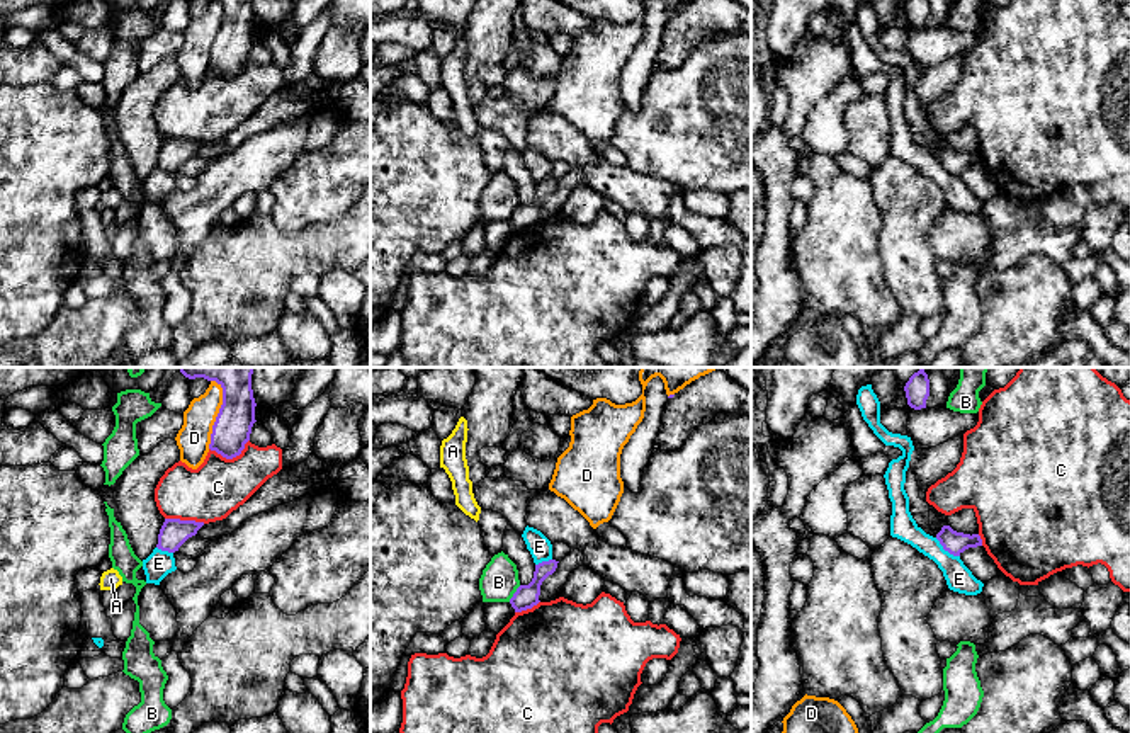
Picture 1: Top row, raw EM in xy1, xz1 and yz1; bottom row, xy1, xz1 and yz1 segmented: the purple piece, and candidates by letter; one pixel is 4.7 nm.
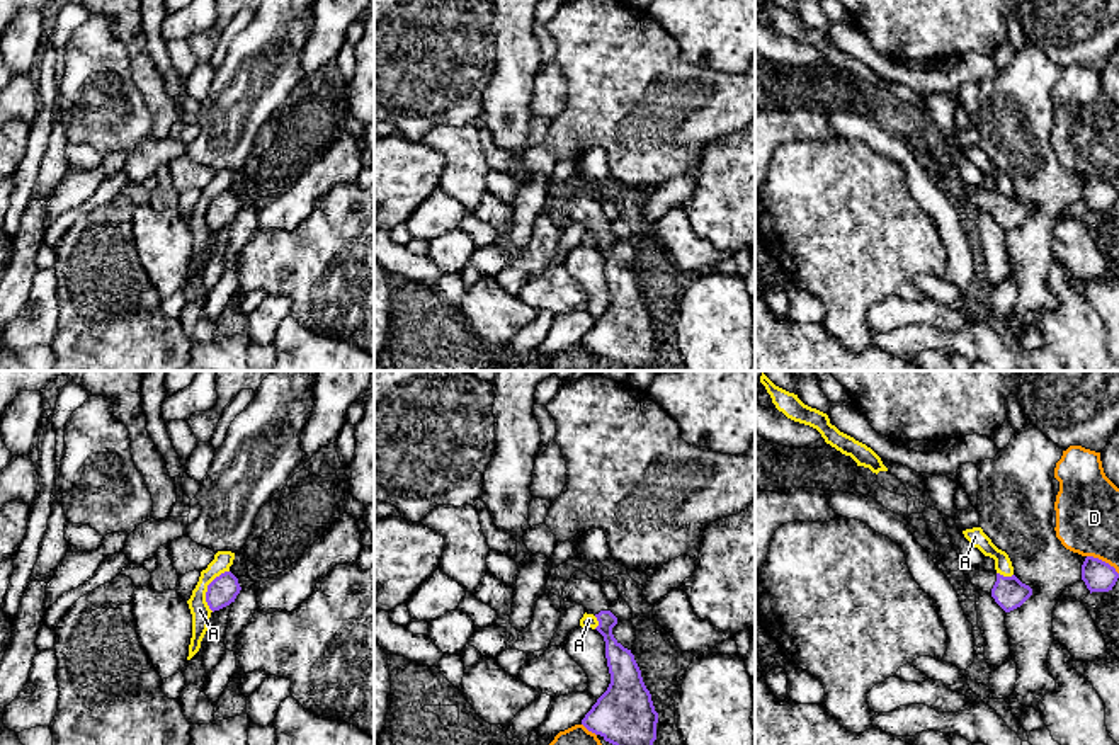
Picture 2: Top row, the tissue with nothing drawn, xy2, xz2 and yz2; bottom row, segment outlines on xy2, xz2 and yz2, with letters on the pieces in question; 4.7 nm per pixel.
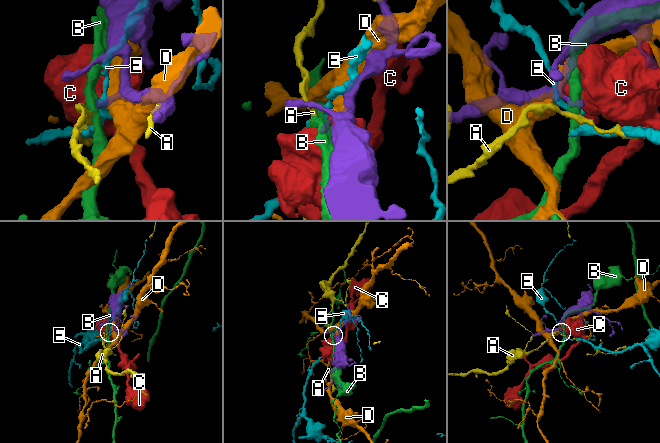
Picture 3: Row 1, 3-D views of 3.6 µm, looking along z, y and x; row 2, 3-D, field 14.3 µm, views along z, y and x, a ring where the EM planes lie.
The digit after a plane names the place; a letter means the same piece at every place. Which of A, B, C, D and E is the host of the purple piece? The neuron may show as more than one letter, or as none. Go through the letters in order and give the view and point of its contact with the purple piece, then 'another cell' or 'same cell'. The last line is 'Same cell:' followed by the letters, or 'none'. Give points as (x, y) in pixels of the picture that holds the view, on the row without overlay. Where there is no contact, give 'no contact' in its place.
A: meets purple in xy2 at (208, 208); another cell
B: meets purple in xz1 at (514, 213); another cell
C: meets purple in xy1 at (231, 77); another cell
D: meets purple in xy1 at (218, 34); another cell
E: meets purple in yz1 at (947, 169); another cell
Same cell: none

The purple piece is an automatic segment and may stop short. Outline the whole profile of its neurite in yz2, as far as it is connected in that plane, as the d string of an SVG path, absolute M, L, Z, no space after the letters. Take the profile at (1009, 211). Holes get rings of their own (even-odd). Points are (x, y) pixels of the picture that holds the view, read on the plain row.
M964 185L964 194L976 209L990 213L1005 231L1020 226L1032 214L1032 208L1015 194L1003 196L997 191L969 185Z

